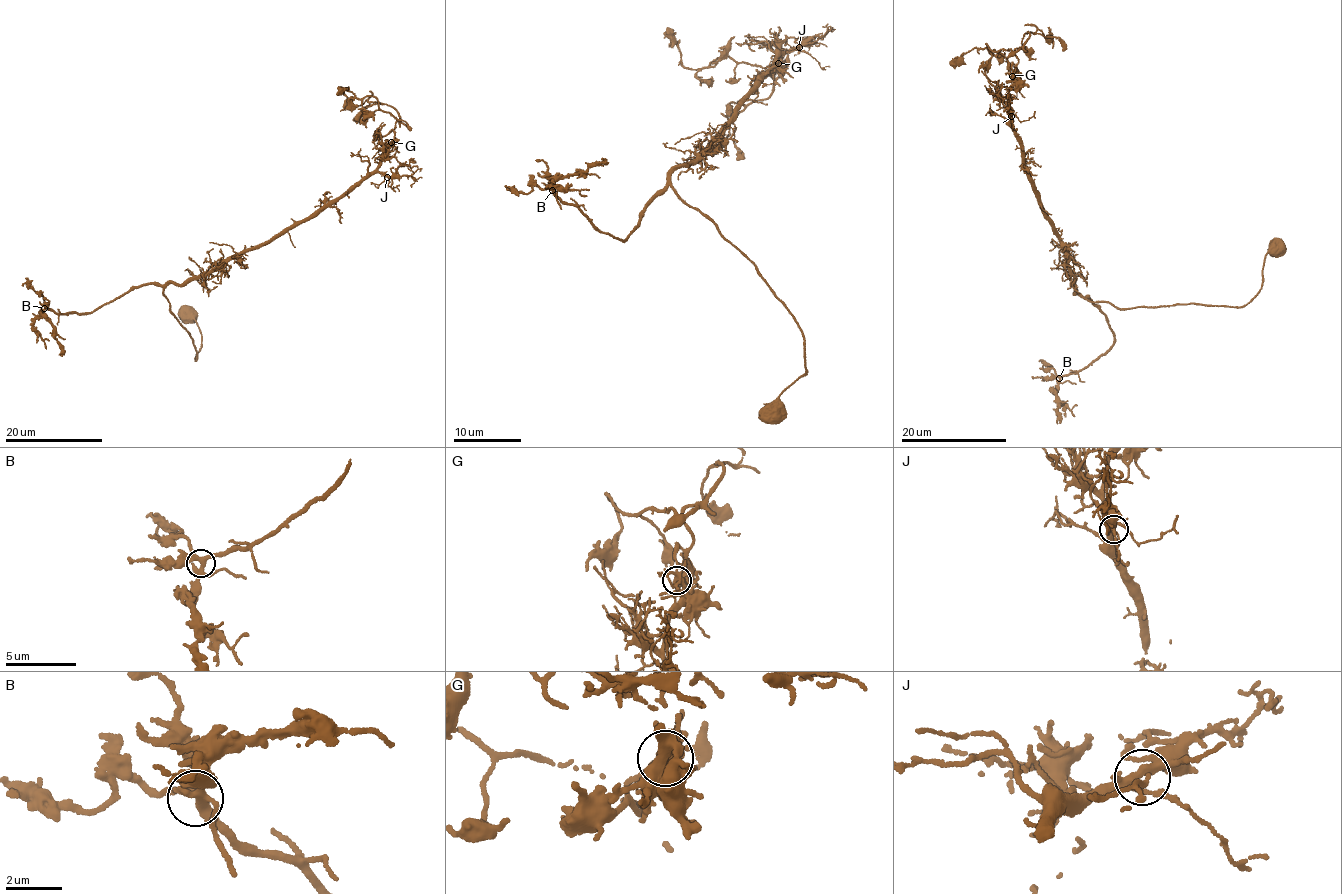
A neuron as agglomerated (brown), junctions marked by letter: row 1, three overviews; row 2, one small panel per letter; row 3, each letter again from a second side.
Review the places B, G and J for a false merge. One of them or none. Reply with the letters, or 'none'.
G

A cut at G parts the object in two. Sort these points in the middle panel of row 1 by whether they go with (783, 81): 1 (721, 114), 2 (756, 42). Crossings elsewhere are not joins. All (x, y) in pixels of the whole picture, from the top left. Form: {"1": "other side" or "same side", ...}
{"1": "same side", "2": "other side"}

